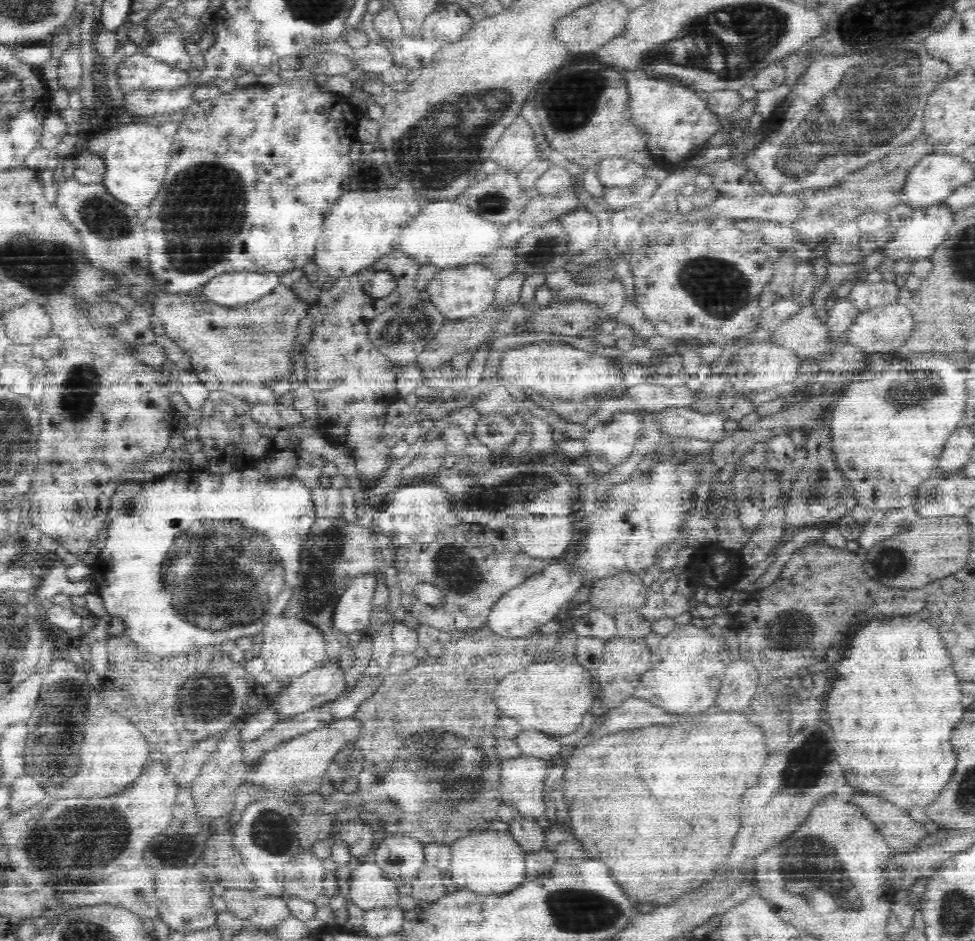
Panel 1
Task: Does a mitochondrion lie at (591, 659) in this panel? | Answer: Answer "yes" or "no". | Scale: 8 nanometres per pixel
no

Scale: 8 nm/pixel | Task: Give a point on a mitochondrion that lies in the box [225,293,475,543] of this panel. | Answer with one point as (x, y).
(399, 331)

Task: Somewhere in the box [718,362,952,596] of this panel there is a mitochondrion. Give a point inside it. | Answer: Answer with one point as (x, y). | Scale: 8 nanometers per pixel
(901, 392)

